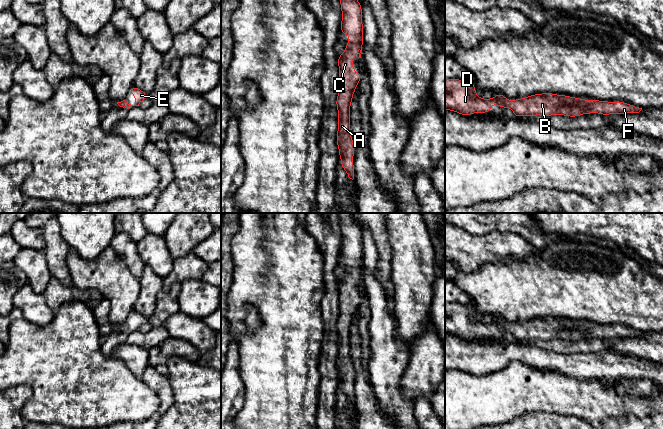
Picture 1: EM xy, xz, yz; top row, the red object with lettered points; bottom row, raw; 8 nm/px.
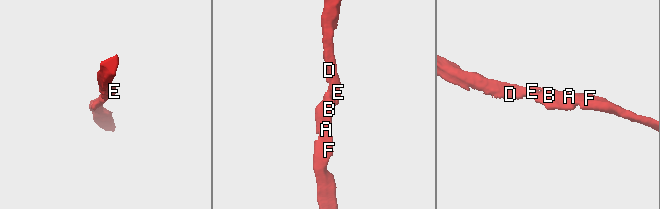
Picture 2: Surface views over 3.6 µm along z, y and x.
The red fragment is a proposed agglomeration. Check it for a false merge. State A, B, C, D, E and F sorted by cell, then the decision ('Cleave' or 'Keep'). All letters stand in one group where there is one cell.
Groups: A B C D E F. Keep

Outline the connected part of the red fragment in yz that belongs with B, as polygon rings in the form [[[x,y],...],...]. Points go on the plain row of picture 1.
[[[445,303],[445,334],[468,340],[473,337],[490,336],[492,328],[502,332],[510,331],[516,341],[535,339],[577,341],[590,337],[602,339],[639,337],[642,334],[642,332],[625,326],[585,324],[553,317],[533,318],[512,325],[499,317],[492,323],[483,323],[476,319],[476,311],[472,306]]]

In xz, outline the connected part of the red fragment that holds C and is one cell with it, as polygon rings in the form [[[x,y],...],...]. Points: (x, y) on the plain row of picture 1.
[[[339,213],[340,229],[342,235],[342,245],[340,253],[344,259],[349,259],[350,264],[346,268],[343,278],[338,280],[339,291],[339,316],[336,323],[338,334],[338,355],[336,367],[339,372],[339,381],[341,382],[341,390],[346,395],[350,403],[354,403],[355,395],[353,389],[354,367],[350,358],[350,330],[356,311],[362,301],[362,297],[356,297],[353,292],[352,282],[356,283],[356,273],[360,273],[359,282],[361,282],[363,272],[363,248],[362,248],[362,230],[356,223],[352,213]]]

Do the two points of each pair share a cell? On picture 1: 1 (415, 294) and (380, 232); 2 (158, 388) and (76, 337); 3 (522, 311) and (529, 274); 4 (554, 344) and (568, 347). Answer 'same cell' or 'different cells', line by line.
1: different cells
2: different cells
3: same cell
4: same cell

